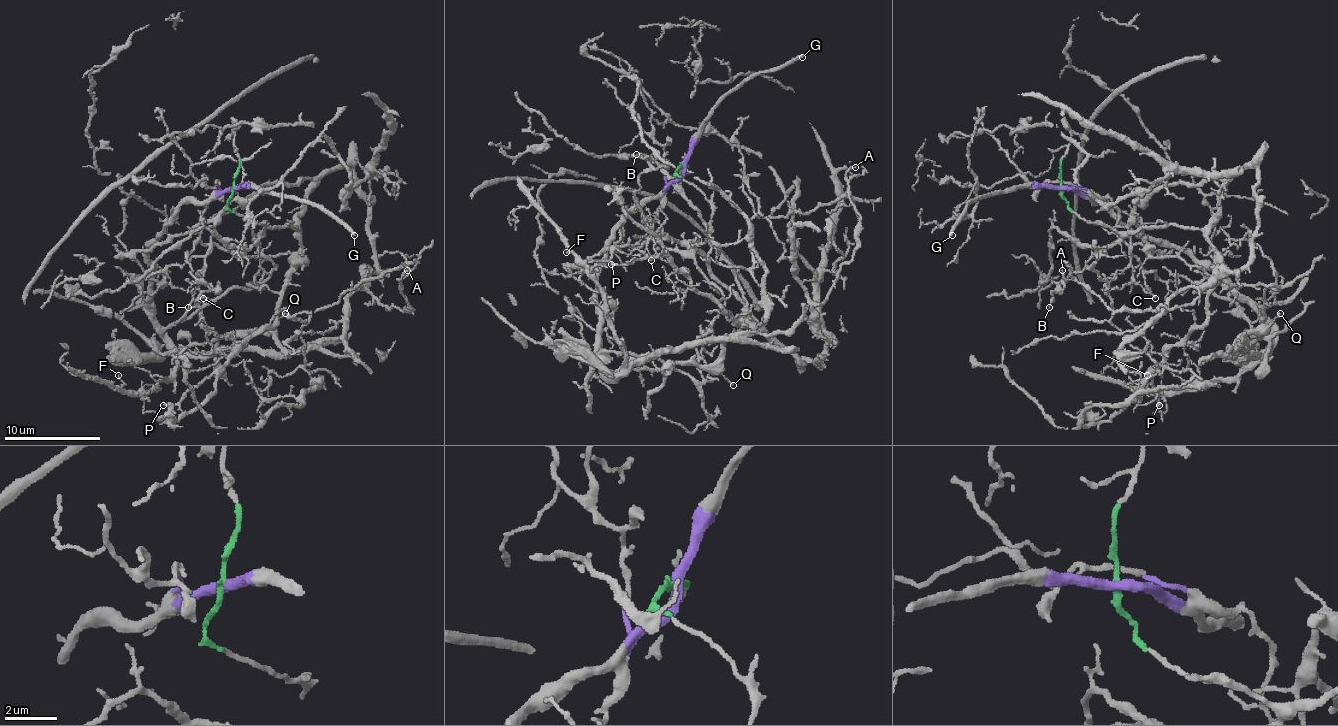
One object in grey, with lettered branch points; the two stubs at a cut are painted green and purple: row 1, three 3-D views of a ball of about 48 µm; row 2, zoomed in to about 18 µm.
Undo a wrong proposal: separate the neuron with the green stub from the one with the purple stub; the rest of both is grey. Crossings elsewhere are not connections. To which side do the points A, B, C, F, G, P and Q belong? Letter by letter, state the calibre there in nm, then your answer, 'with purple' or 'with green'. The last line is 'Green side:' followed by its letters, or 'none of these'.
A: 160 nm | with green
B: 100 nm | with purple
C: 130 nm | with green
F: 80 nm | with purple
G: 280 nm | with purple
P: 190 nm | with green
Q: 140 nm | with purple
Green side: A, C, P

